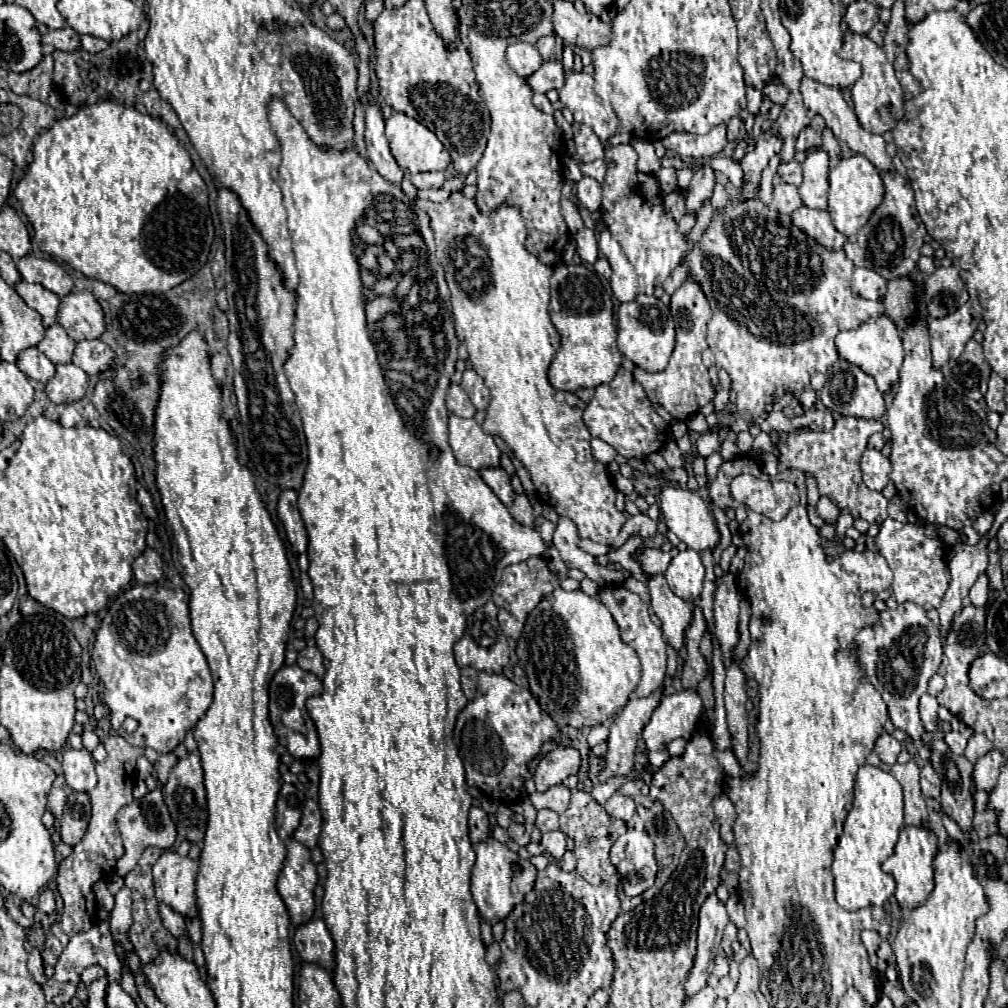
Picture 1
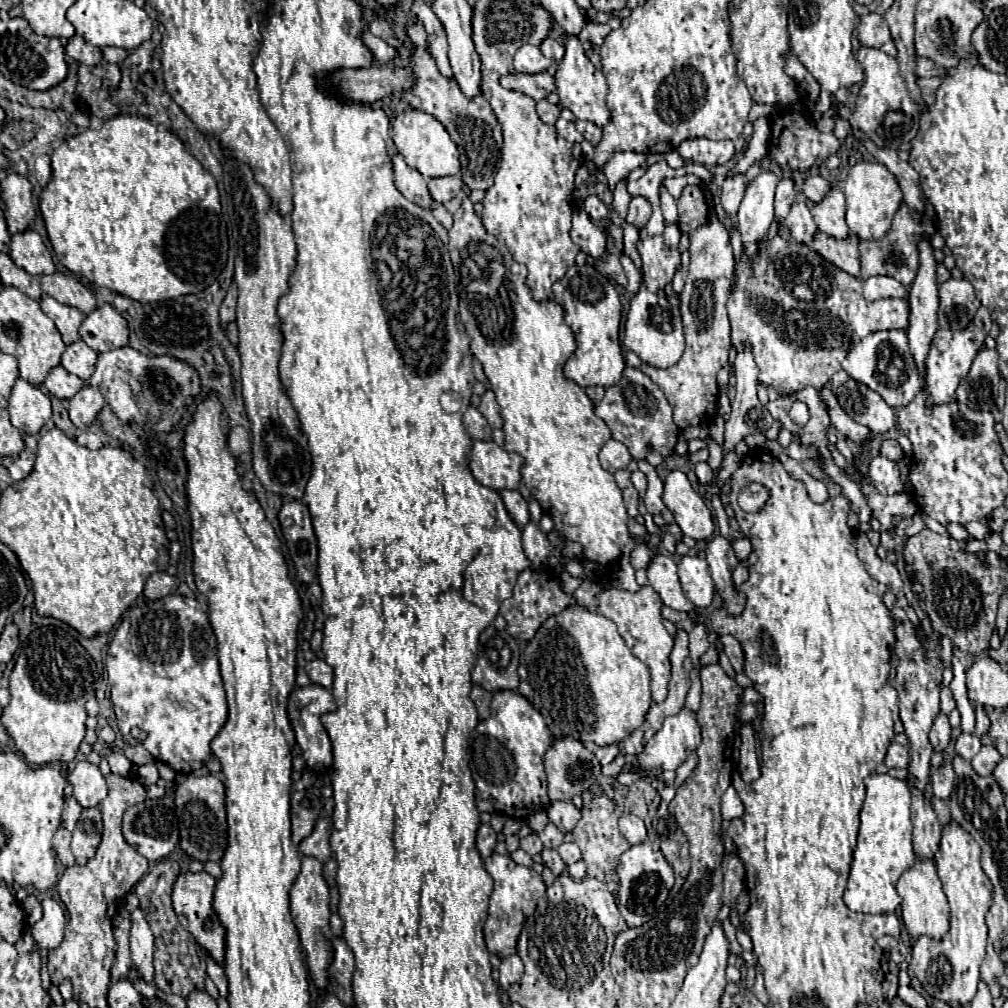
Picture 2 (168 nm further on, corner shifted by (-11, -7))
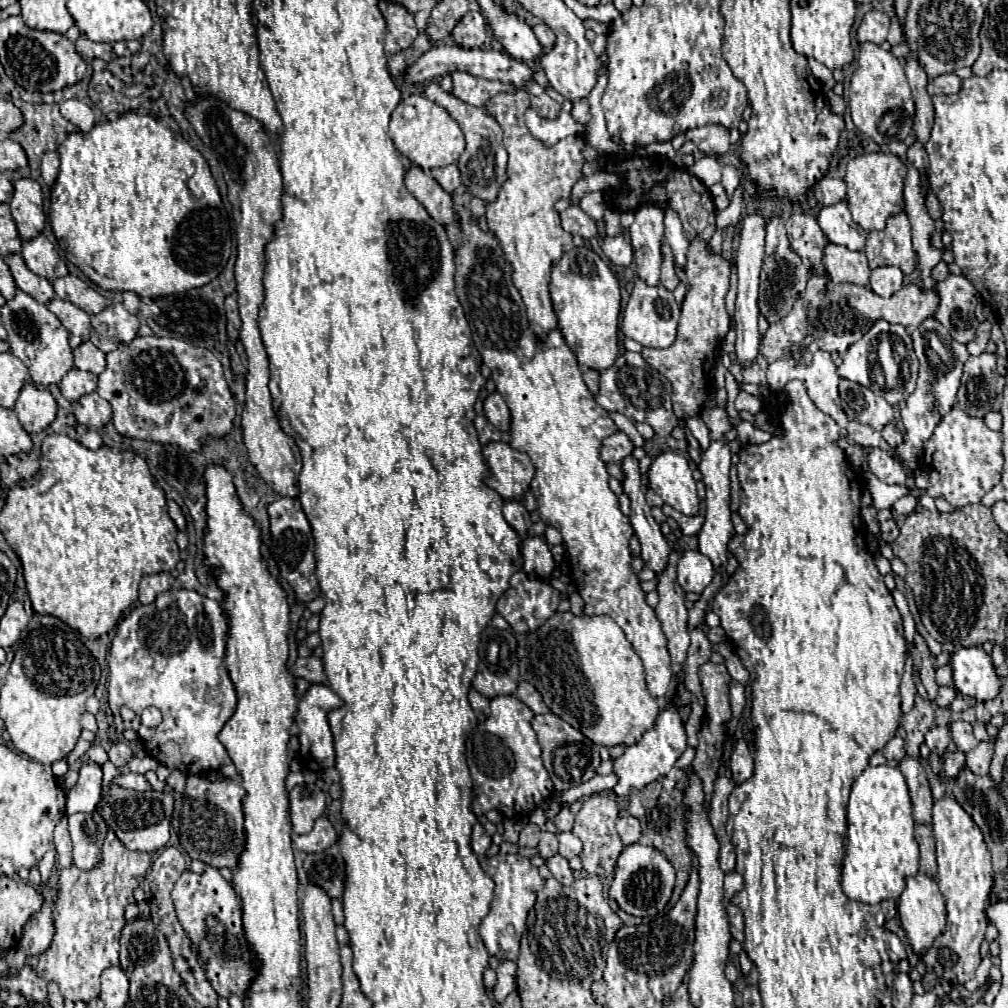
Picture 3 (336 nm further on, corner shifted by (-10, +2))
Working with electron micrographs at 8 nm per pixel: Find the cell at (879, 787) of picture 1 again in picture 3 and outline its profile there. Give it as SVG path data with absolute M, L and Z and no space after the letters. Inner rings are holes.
M868 766L852 784L848 802L848 830L846 830L846 858L842 868L842 890L850 900L878 904L888 898L898 898L904 890L904 880L918 872L918 844L914 840L912 802L904 776L892 766Z

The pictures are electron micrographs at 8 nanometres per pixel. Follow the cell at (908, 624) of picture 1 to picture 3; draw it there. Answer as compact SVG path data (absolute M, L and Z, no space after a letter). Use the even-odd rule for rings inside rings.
M906 756L900 762L900 772L906 778L908 790L910 790L910 798L912 798L912 812L914 812L914 820L922 822L922 824L930 824L932 822L932 794L930 794L930 784L926 778L926 770L920 762L920 758L912 758Z

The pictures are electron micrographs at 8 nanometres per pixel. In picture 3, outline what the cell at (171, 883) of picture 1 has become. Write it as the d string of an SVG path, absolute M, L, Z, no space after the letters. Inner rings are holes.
M206 866L202 874L184 870L172 890L172 900L176 916L190 936L212 988L218 992L218 996L224 998L228 998L230 992L244 996L246 984L250 984L254 978L254 956L250 956L250 948L242 936L240 900L232 884L226 882L212 866Z

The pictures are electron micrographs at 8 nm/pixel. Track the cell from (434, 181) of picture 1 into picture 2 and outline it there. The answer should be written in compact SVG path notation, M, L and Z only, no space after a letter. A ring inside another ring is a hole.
M437 177L437 179L429 179L431 197L437 203L447 203L449 199L457 197L461 189L463 189L461 177Z

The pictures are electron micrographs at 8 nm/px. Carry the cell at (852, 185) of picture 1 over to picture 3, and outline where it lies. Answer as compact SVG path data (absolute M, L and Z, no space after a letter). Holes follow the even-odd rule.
M872 152L872 154L862 154L850 160L844 182L848 186L846 196L848 196L848 208L852 212L852 220L868 232L886 228L888 216L904 210L904 198L902 198L904 176L906 176L906 166L894 154Z

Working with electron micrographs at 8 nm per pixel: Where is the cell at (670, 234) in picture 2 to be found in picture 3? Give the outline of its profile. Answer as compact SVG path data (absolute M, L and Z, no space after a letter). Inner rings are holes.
M666 238L662 240L662 270L660 270L660 282L666 290L674 290L676 284L678 284L678 276L674 272L674 262L672 262L672 248L670 244L666 242Z

